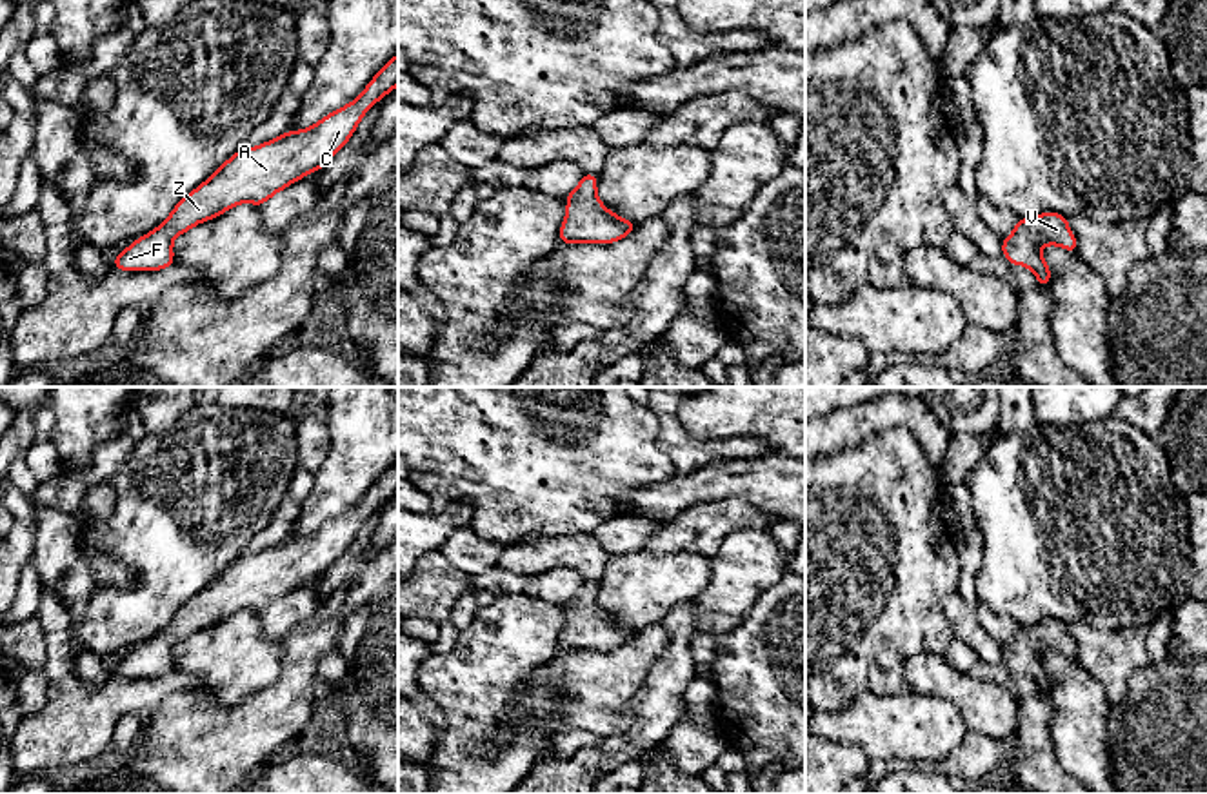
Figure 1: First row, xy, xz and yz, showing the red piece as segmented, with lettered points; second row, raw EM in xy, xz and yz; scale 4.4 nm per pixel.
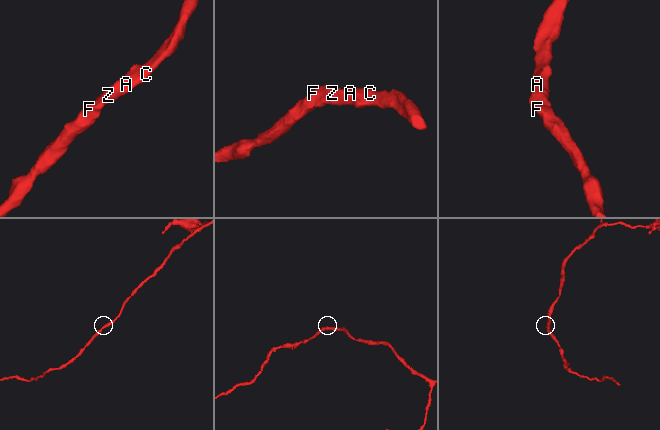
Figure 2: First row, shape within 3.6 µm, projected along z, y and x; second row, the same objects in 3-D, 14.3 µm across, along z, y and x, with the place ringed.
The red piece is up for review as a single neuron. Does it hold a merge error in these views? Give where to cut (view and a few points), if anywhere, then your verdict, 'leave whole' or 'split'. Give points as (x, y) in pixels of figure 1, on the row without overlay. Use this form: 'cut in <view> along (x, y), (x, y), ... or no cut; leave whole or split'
no cut; leave whole

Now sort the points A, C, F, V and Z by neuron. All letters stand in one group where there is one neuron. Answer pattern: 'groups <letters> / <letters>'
groups A C F V Z

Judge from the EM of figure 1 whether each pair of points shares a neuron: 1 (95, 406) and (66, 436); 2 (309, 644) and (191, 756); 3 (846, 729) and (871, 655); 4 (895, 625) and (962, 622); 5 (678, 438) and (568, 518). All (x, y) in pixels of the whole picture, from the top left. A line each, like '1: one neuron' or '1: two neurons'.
1: one neuron
2: one neuron
3: two neurons
4: two neurons
5: two neurons

